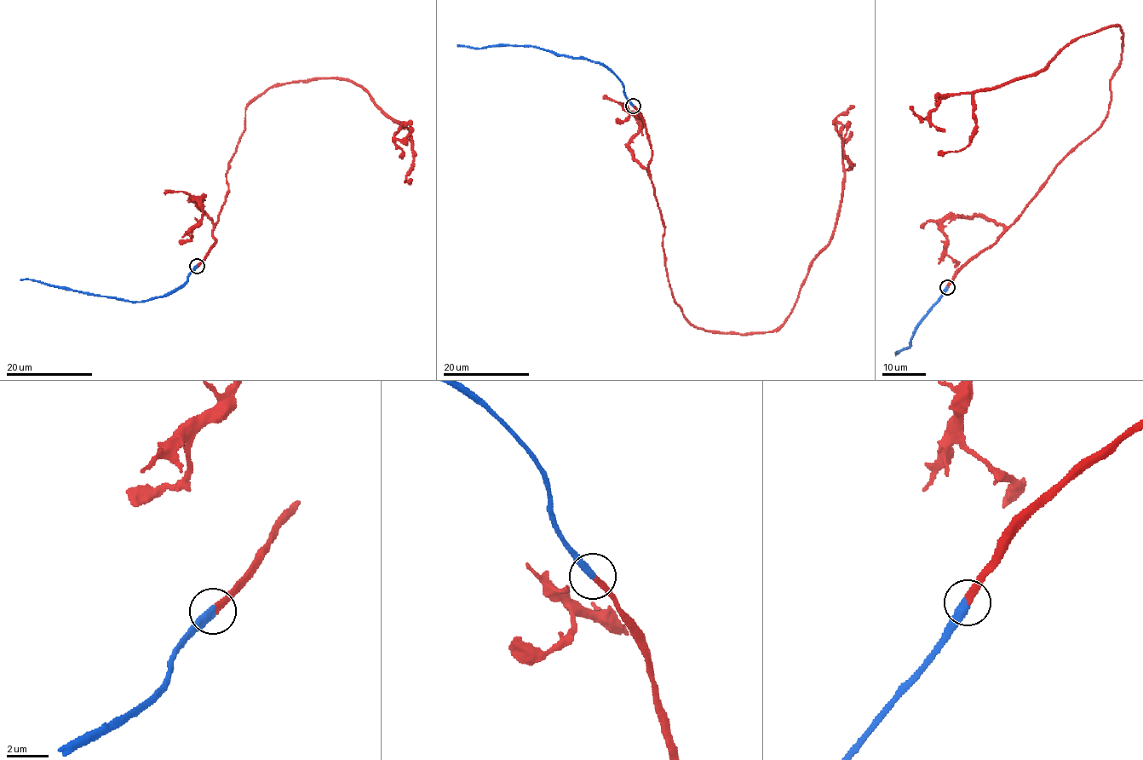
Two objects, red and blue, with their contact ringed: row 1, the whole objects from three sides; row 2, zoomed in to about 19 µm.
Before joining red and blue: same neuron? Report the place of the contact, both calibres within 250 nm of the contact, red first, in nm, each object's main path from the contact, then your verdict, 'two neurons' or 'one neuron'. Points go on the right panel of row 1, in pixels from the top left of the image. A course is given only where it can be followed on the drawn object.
place (947, 287); calibres 320 and 440 nm; course red (947, 287), (1101, 124), (1119, 25), (1076, 39), (1037, 71), (977, 89), (975, 132), (938, 155); course blue (947, 287), (913, 333), (910, 347), (898, 351), (895, 355); one neuron

